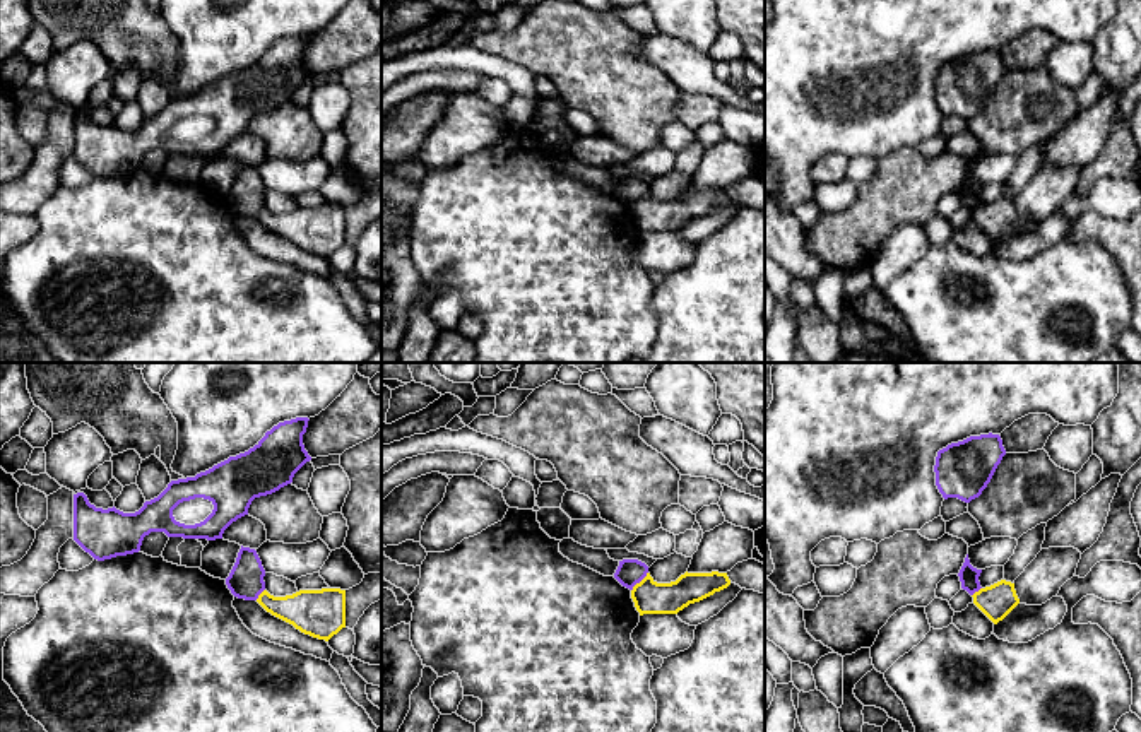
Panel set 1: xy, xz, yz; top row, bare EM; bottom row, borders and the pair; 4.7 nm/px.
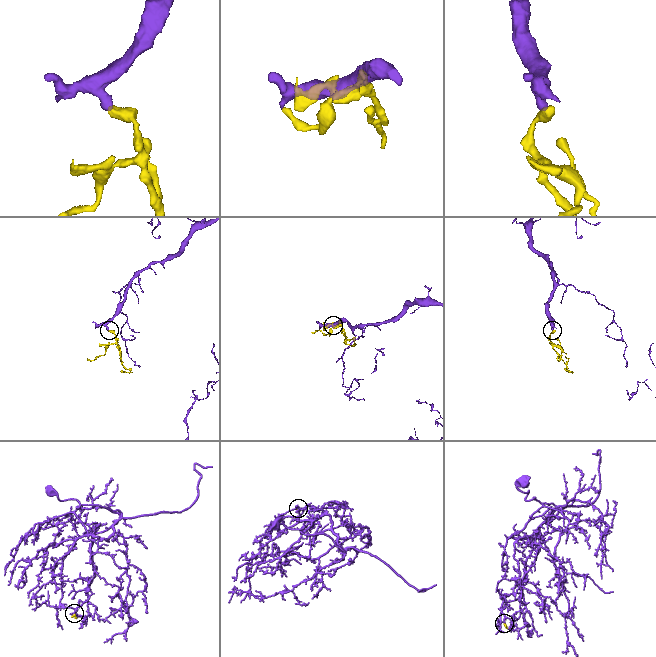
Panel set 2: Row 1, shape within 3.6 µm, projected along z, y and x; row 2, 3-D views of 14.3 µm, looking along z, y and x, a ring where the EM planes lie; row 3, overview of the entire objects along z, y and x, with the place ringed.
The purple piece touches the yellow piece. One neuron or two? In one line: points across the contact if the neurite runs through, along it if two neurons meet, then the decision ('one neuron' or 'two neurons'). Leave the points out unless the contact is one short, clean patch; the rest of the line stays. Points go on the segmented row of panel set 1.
along xz (647, 572), (632, 590) | two neurons

